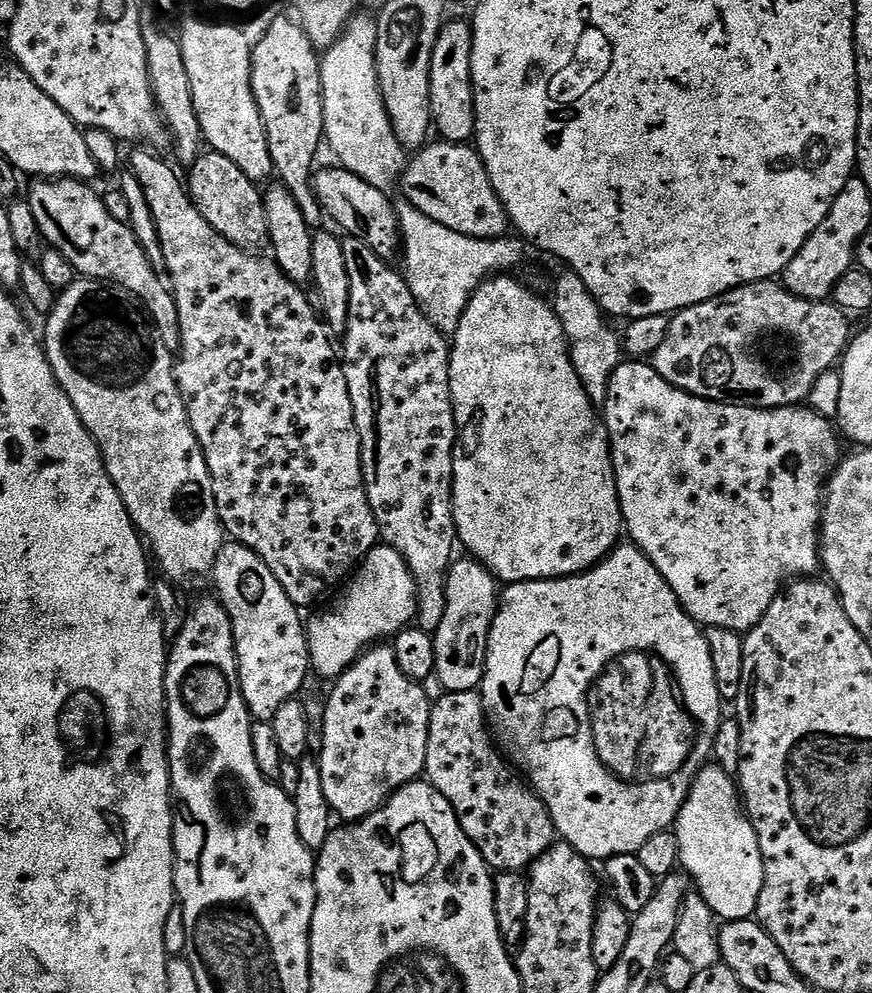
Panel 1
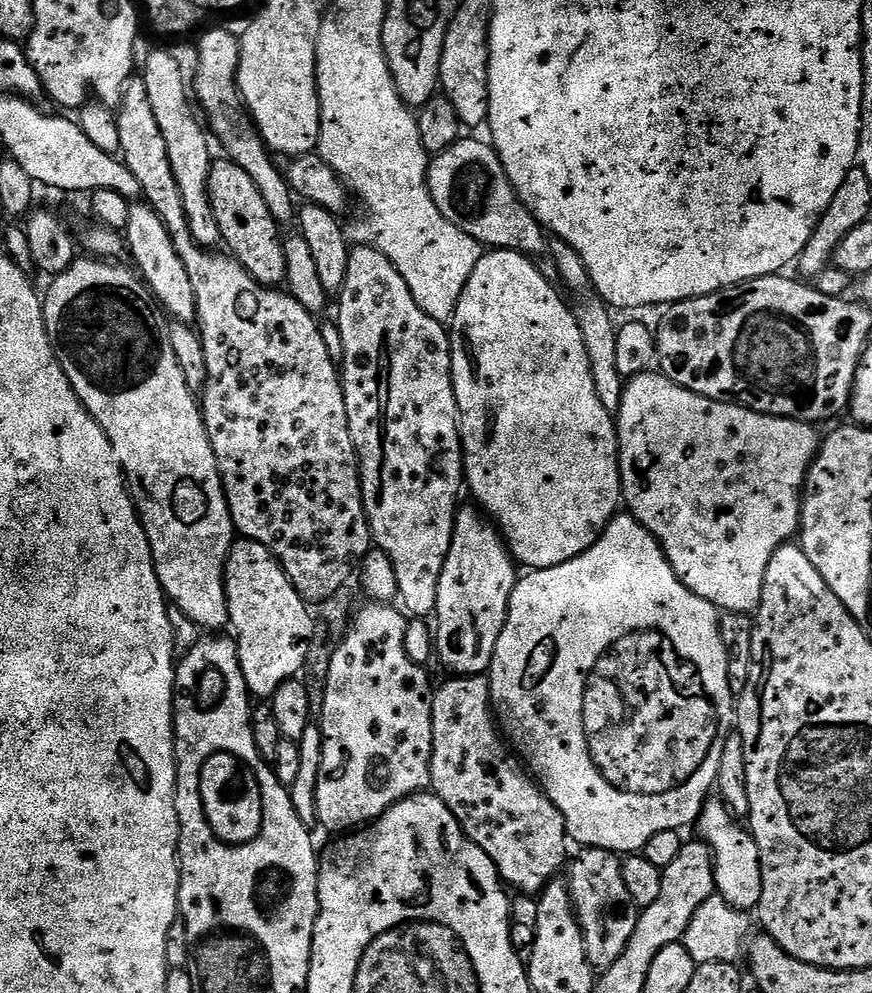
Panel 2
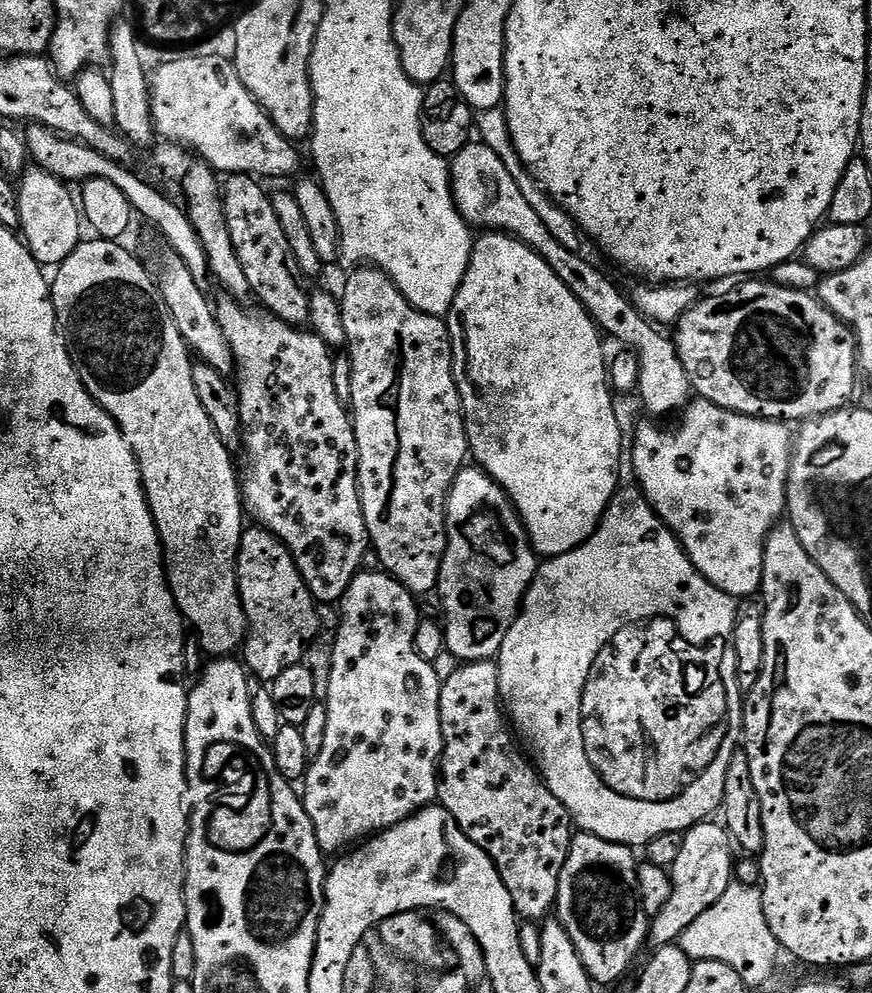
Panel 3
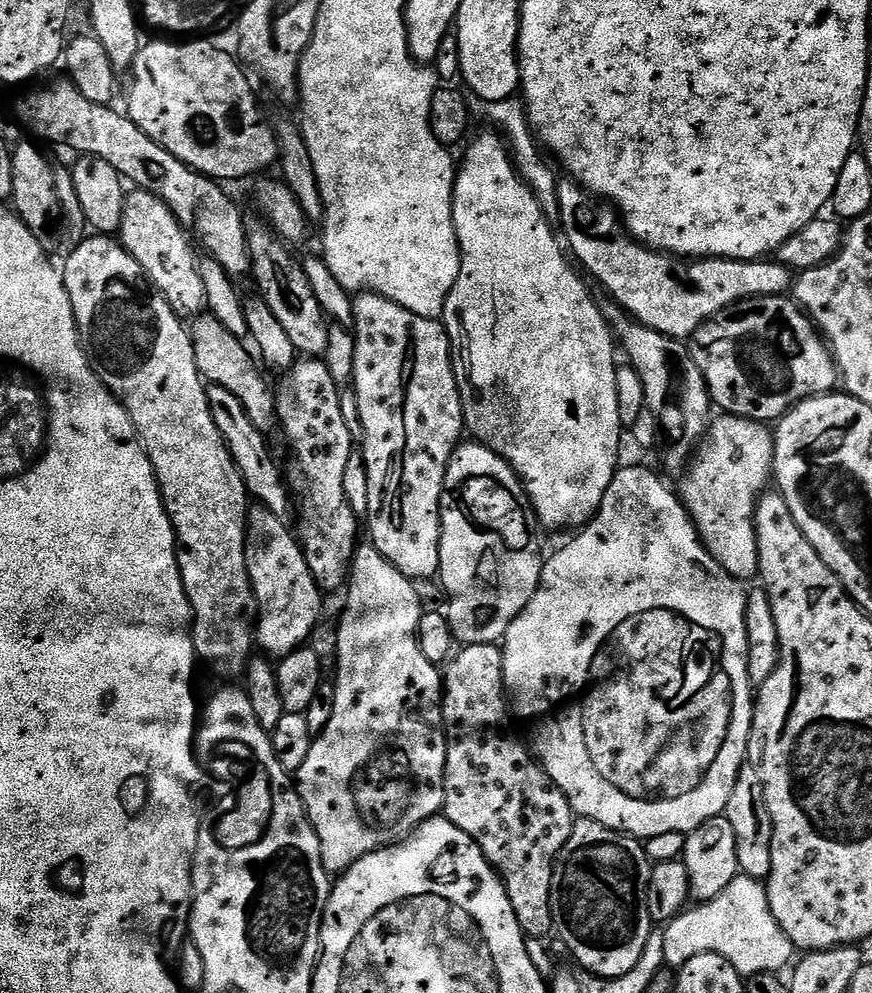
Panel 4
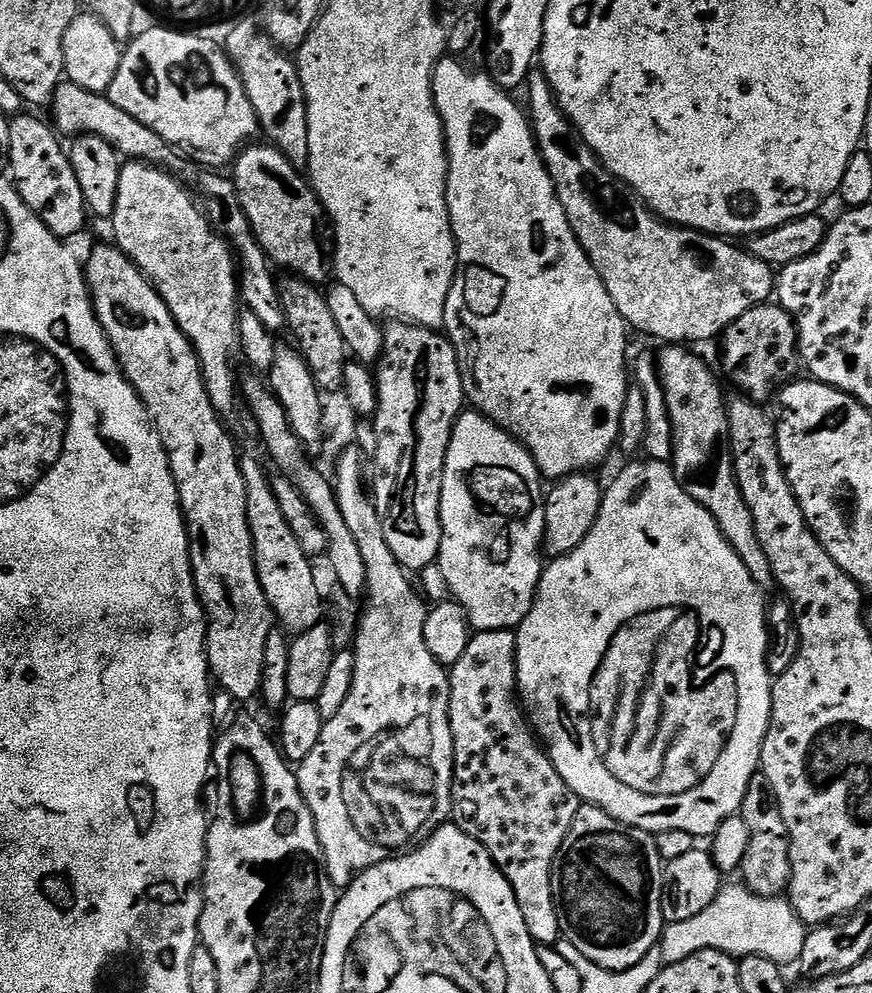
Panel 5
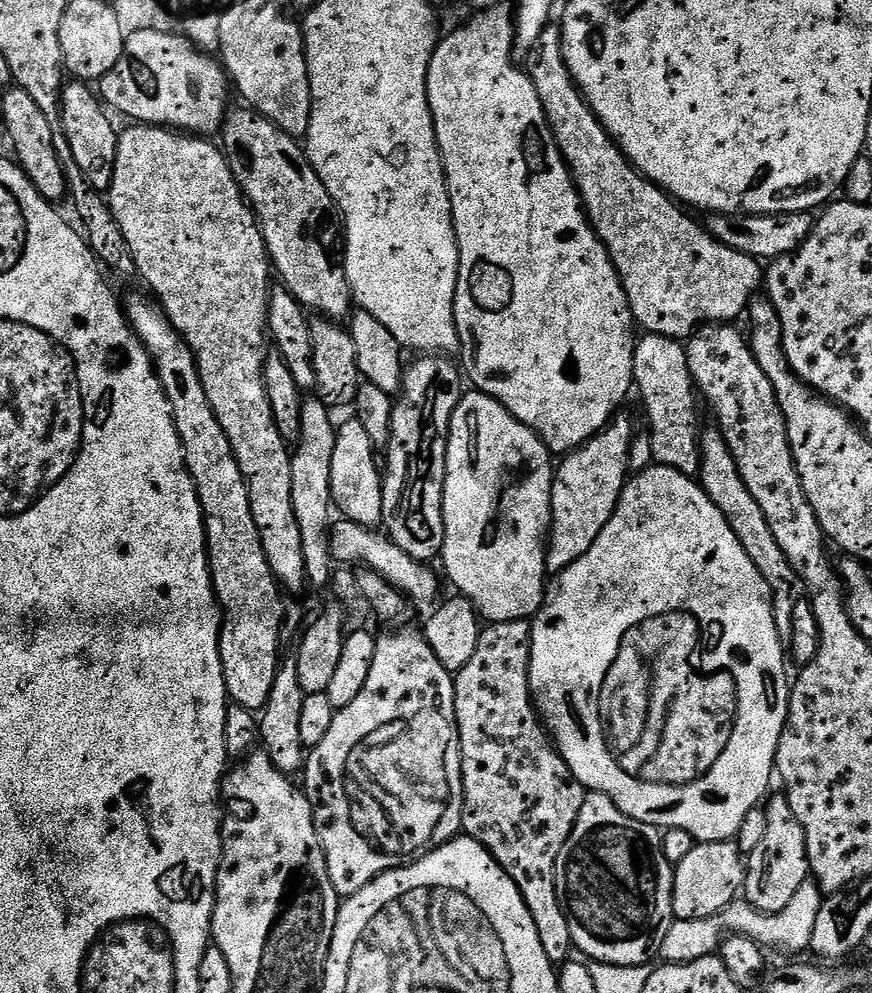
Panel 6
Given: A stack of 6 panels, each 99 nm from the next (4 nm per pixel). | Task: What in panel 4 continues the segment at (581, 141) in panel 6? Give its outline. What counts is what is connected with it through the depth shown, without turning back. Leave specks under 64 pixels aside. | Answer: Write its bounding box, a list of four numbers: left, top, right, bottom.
[557,178,793,337]

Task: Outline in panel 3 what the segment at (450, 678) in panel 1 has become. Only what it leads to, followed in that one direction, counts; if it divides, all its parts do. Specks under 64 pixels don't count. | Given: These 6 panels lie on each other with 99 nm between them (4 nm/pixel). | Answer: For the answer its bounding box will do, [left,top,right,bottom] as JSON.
[438,466,538,662]

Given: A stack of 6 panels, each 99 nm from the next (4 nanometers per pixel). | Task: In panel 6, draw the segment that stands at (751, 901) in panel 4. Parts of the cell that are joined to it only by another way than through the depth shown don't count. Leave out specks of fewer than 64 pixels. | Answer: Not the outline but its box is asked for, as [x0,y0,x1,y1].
[658,878,825,964]

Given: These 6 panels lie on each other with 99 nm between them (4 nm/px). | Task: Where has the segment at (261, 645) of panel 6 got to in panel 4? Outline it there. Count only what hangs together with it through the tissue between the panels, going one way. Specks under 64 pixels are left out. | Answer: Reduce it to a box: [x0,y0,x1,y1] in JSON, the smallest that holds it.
[62,235,258,676]

